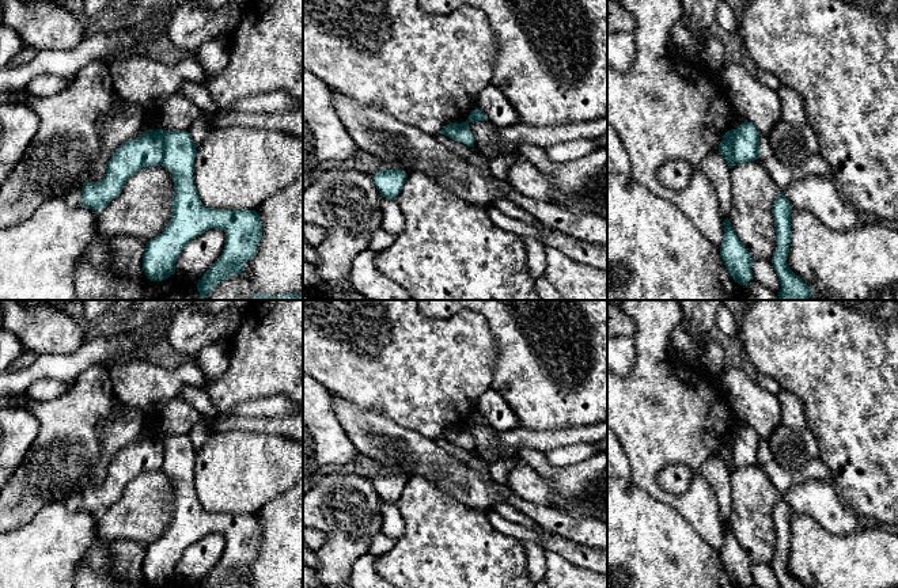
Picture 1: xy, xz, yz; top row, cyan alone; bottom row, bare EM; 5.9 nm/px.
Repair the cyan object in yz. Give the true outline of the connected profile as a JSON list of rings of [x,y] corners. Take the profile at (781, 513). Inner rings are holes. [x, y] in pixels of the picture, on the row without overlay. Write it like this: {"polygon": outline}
{"polygon": [[[783,496],[778,497],[772,513],[777,545],[777,553],[773,558],[772,568],[776,573],[780,588],[806,588],[787,568],[791,550],[791,516],[792,511],[789,505]]]}

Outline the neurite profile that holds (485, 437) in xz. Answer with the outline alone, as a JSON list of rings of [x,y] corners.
[[[478,425],[467,428],[474,441],[474,451],[490,463],[503,459],[499,449],[500,432],[493,426]]]

